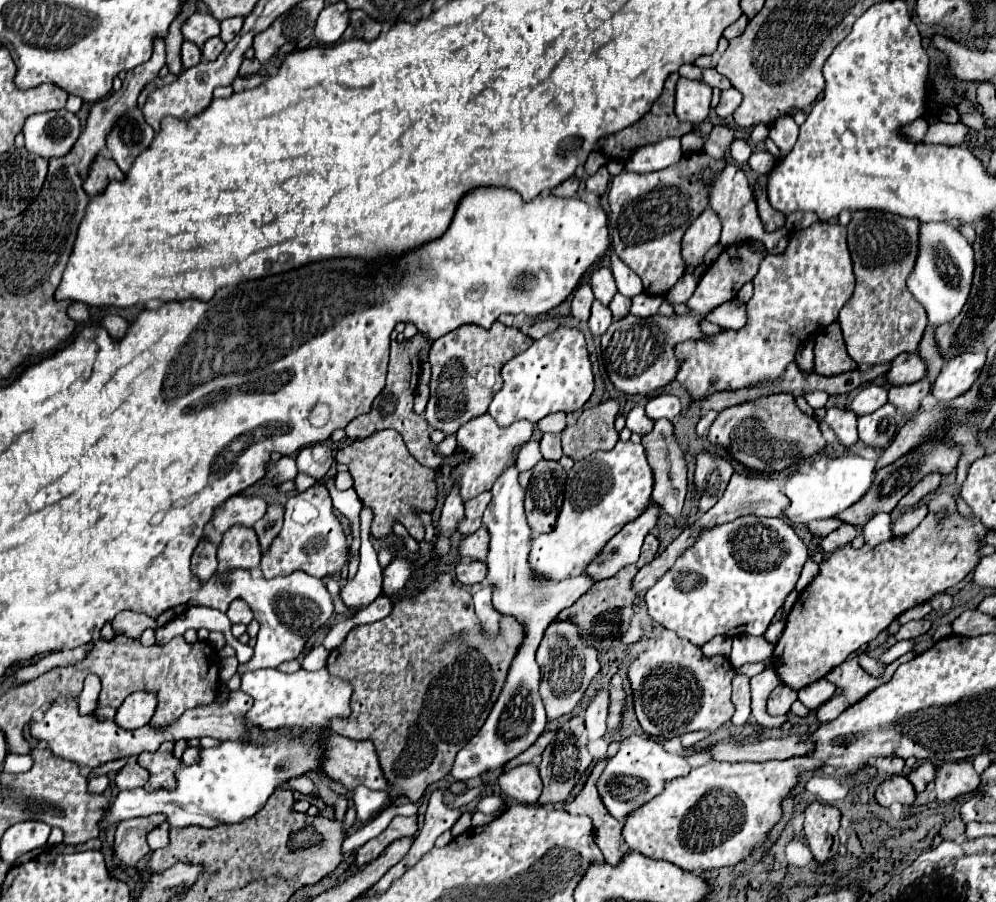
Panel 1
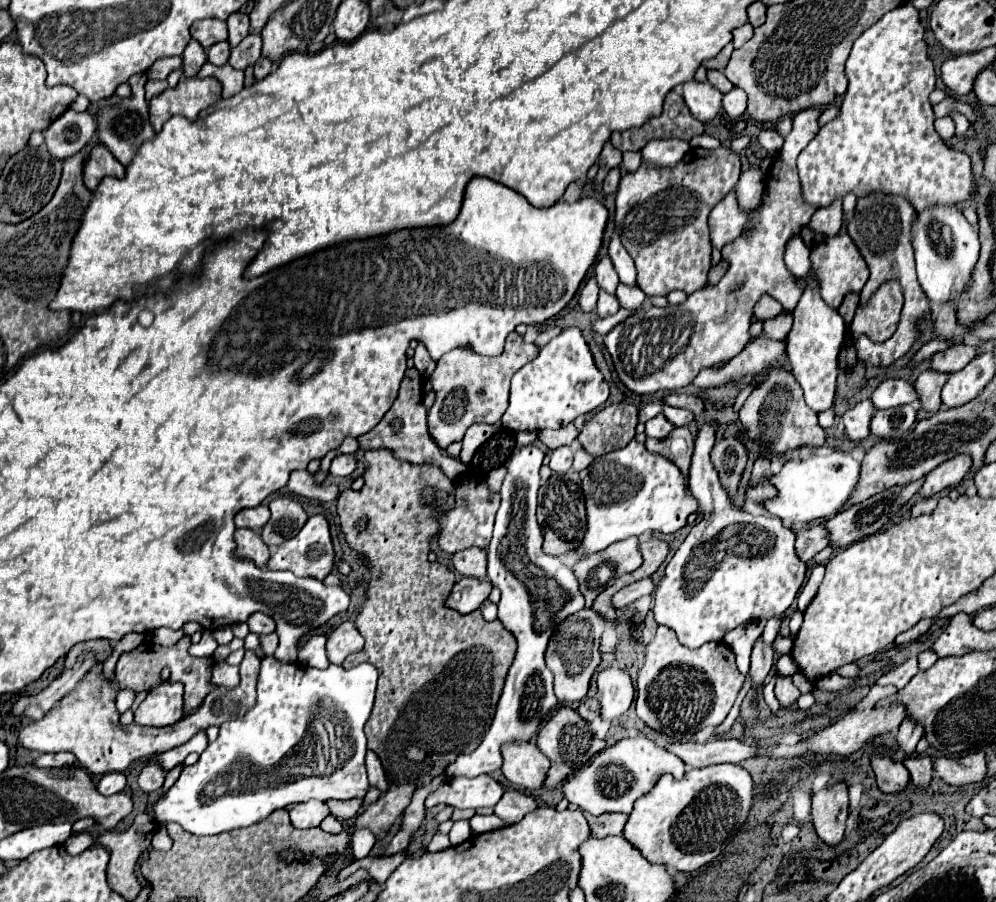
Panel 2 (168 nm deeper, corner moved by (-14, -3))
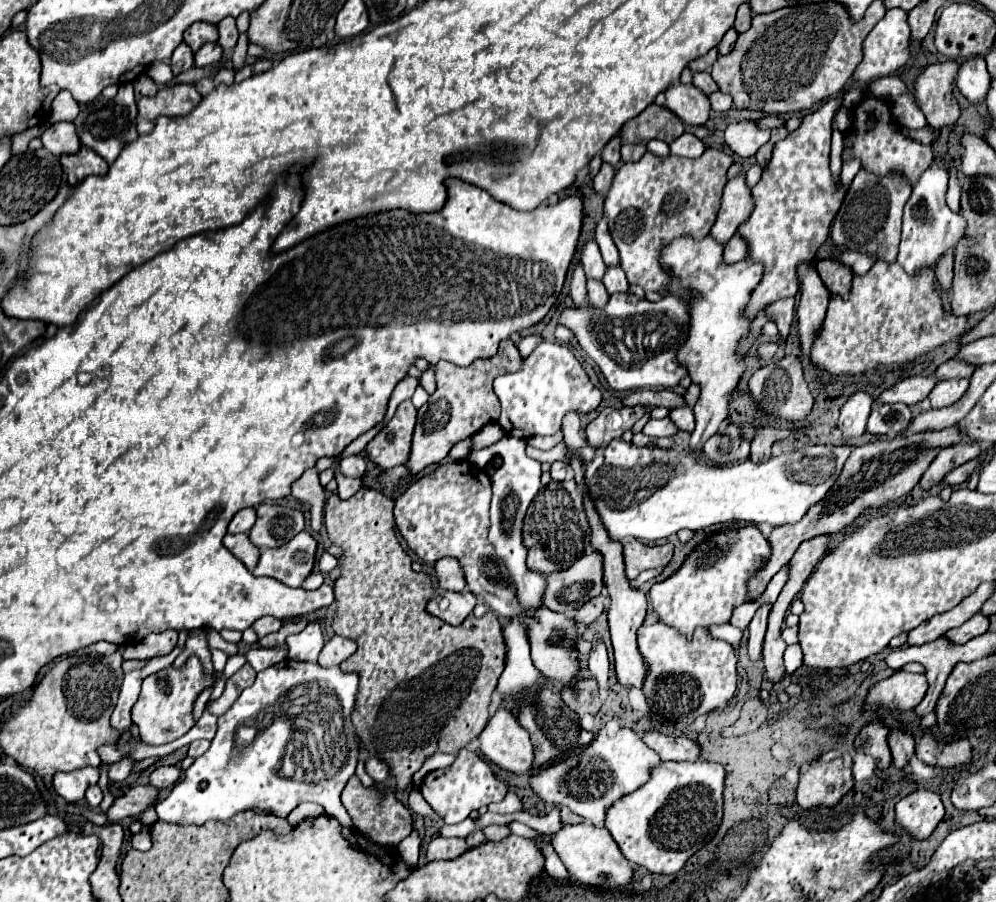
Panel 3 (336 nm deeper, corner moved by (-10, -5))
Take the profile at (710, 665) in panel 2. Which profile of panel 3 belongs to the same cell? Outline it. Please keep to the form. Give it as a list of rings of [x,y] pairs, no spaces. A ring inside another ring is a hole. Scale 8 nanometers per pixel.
[[[656,622],[650,626],[642,626],[638,630],[638,648],[646,664],[646,678],[642,684],[642,692],[650,706],[650,718],[660,726],[674,726],[676,722],[692,722],[702,714],[716,712],[718,708],[726,708],[732,696],[736,694],[736,654],[734,648],[722,640],[716,640],[706,630],[698,630],[694,640],[688,642],[670,626]]]

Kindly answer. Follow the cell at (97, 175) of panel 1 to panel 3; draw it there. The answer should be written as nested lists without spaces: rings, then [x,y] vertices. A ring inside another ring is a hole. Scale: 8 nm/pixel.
[[[82,146],[78,154],[70,154],[70,156],[62,156],[60,164],[64,168],[64,174],[68,178],[70,186],[80,184],[86,176],[106,176],[108,174],[108,164],[104,162],[104,158],[100,158],[94,150]]]

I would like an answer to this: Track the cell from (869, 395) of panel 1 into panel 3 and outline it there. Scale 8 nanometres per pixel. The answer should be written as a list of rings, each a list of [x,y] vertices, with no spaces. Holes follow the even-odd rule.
[[[914,376],[914,378],[904,378],[900,382],[896,382],[894,386],[890,386],[888,390],[884,390],[880,396],[878,396],[878,402],[880,404],[896,404],[896,402],[902,402],[906,406],[914,406],[918,404],[920,400],[924,400],[932,388],[936,386],[936,378],[932,376]]]

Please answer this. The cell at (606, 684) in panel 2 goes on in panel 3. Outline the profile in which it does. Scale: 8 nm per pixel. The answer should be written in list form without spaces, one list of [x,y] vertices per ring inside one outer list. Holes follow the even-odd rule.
[[[594,642],[590,660],[588,660],[588,668],[594,676],[594,680],[598,682],[598,686],[602,690],[608,690],[608,676],[610,676],[610,660],[608,660],[608,652],[606,646],[602,642]]]

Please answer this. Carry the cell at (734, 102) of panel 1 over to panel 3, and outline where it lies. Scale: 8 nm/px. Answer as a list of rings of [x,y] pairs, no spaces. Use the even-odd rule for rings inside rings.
[[[714,92],[708,98],[712,102],[712,110],[716,110],[716,112],[728,112],[732,108],[732,96],[728,96],[724,92]]]

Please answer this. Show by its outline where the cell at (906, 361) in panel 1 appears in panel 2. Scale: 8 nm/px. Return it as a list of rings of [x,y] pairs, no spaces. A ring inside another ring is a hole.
[[[956,344],[950,346],[946,352],[938,352],[932,358],[932,370],[936,372],[958,372],[962,370],[966,364],[970,364],[974,358],[978,356],[978,348],[976,346],[968,346],[968,344]]]

